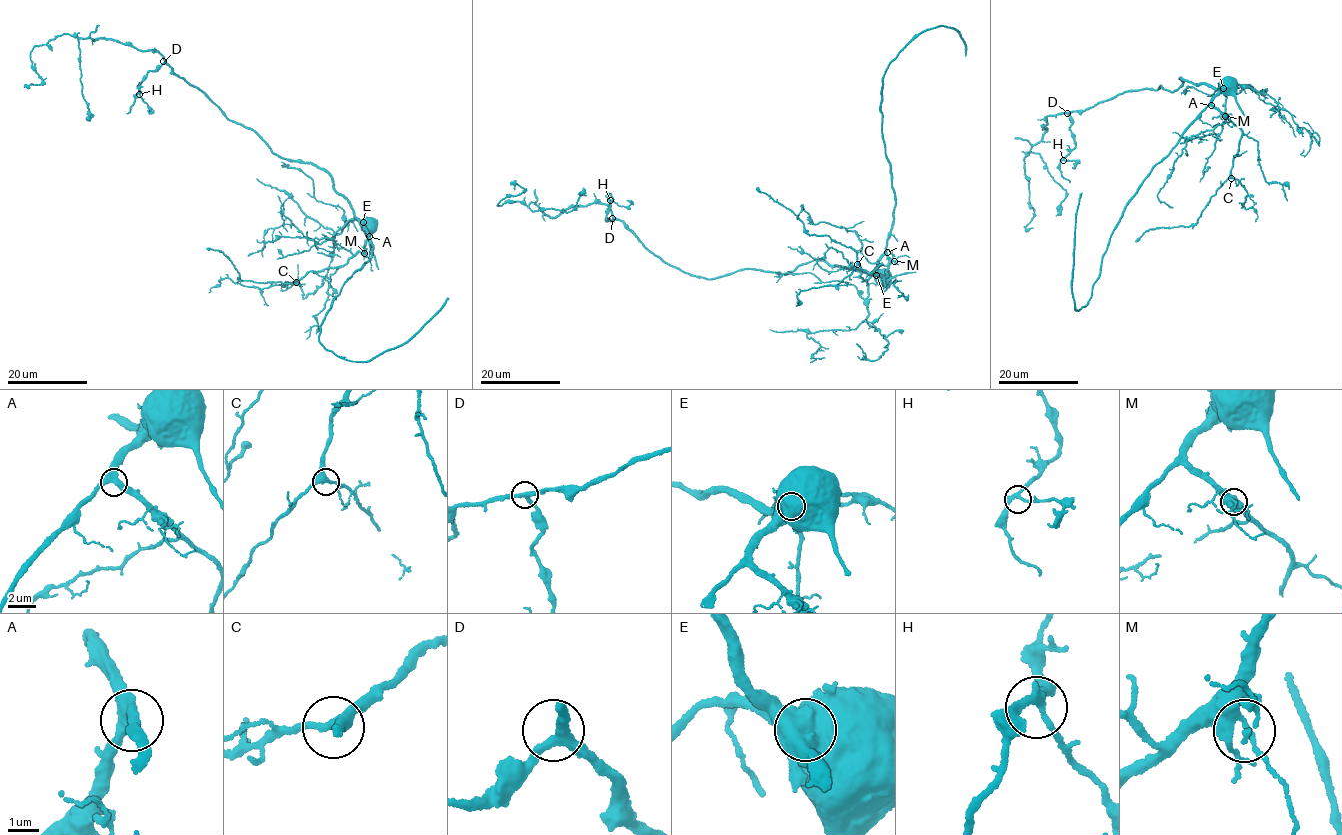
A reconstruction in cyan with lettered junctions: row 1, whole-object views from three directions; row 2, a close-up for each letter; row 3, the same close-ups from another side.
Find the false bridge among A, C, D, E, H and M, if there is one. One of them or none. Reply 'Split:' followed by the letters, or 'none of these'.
Split: E

